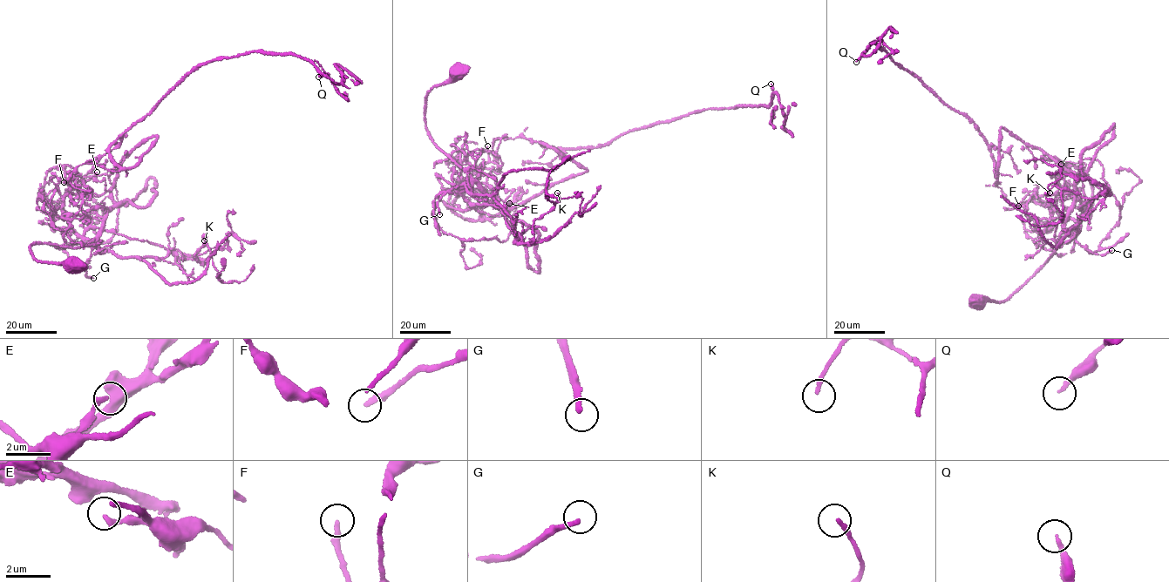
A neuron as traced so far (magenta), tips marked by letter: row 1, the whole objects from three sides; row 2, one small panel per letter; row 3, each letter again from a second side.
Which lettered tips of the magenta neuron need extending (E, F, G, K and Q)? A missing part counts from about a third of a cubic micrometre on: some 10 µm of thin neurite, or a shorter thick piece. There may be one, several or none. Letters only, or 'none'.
none

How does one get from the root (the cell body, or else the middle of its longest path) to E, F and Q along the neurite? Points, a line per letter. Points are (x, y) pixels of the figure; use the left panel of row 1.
E: (72, 265), (40, 262), (30, 247), (78, 248), (96, 237), (119, 204), (111, 192), (117, 171), (97, 172)
F: (72, 265), (40, 262), (30, 248), (94, 243), (84, 241), (64, 217), (62, 208), (71, 186), (64, 182)
Q: (72, 265), (30, 248), (94, 243), (71, 173), (120, 170), (198, 66), (318, 77)

